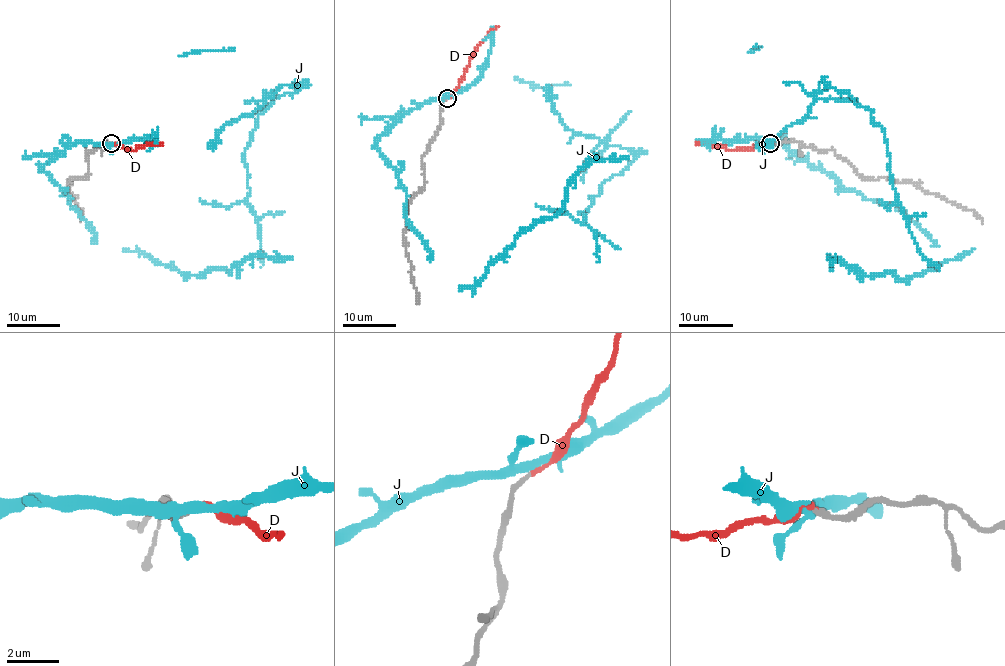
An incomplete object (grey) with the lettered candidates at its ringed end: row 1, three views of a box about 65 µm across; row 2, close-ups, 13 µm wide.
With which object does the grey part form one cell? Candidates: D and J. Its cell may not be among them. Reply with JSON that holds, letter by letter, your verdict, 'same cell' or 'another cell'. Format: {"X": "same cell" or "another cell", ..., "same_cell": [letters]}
{"D": "another cell", "J": "another cell", "same_cell": []}

